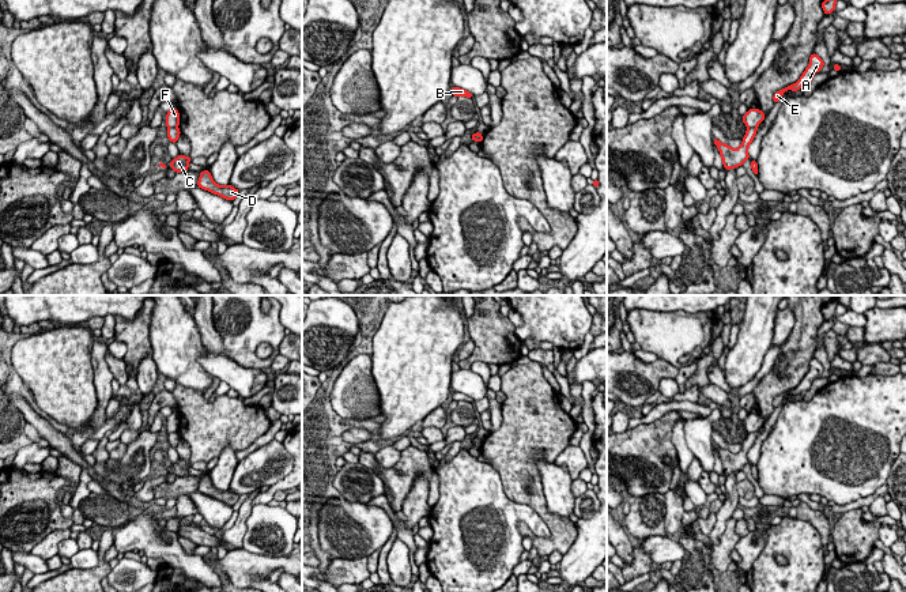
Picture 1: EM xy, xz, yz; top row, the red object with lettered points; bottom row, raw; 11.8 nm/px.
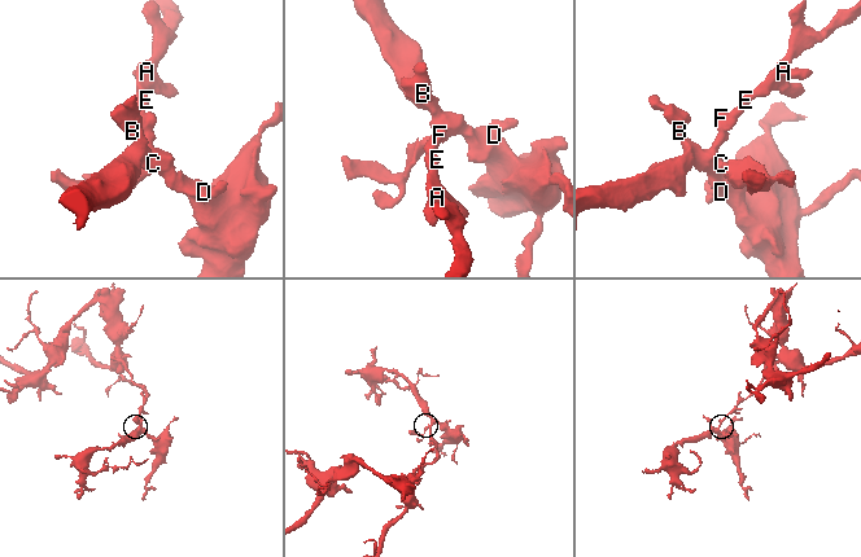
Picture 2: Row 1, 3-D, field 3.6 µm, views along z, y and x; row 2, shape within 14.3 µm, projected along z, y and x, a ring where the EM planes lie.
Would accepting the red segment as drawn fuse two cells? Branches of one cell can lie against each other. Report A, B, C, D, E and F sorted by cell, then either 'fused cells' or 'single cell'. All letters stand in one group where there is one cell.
A E F / B C D | fused cells

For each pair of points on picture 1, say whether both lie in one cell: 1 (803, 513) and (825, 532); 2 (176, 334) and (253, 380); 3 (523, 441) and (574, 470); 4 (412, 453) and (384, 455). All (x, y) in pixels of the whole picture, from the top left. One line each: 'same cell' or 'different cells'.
1: same cell
2: same cell
3: different cells
4: different cells

